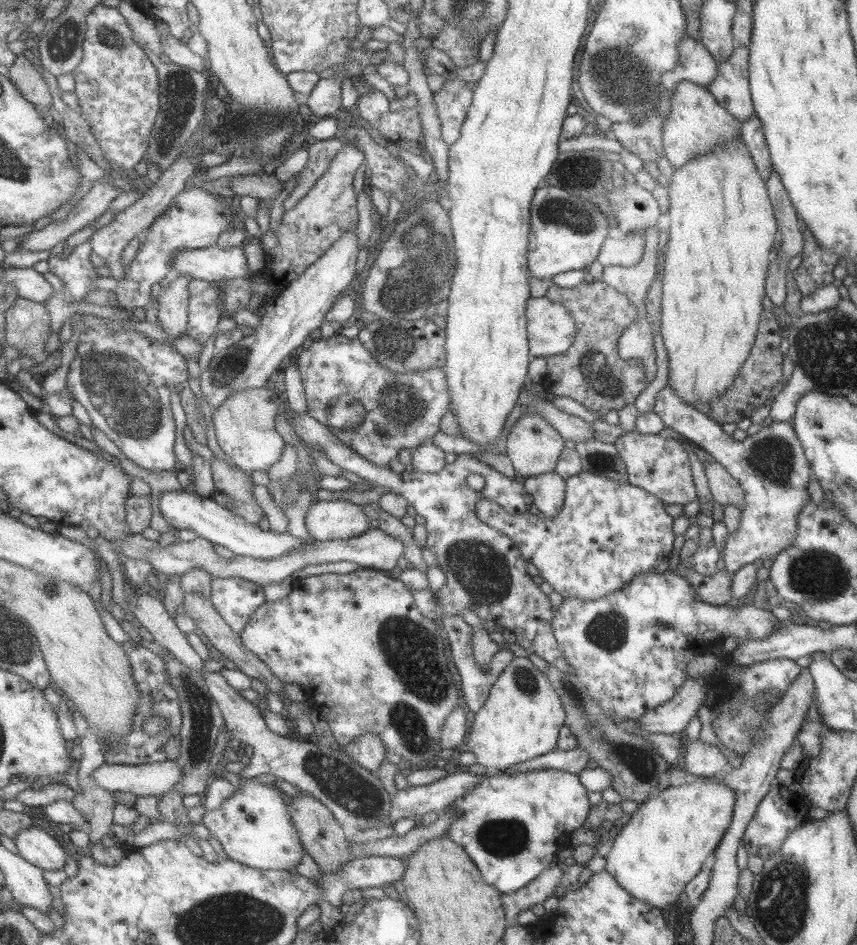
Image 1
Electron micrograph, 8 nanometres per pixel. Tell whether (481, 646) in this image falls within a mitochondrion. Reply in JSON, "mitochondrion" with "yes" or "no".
{"mitochondrion":"no"}

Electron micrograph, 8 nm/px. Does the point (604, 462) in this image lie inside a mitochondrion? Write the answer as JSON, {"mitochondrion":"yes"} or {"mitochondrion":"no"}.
{"mitochondrion":"yes"}

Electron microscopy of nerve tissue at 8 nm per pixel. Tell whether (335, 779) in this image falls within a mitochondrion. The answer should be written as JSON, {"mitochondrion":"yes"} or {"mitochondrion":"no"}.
{"mitochondrion":"yes"}

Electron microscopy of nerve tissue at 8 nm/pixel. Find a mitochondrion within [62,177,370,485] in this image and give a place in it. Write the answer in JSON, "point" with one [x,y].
{"point":[117,384]}

